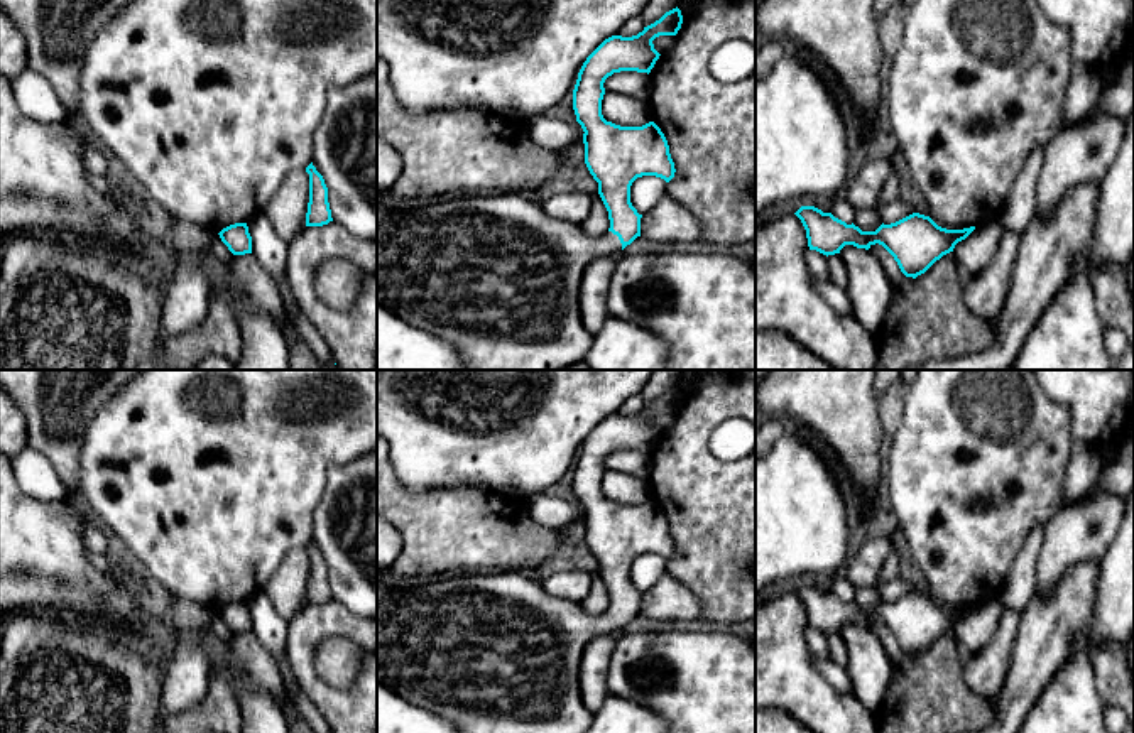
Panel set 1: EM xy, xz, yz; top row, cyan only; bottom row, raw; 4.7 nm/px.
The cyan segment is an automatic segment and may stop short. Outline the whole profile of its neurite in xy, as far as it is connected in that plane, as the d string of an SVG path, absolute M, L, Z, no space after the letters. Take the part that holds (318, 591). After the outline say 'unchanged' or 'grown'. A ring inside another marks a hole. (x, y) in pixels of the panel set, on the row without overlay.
M313 540L306 546L309 552L309 581L306 591L306 605L323 605L333 600L328 581L328 566L323 554L316 549Z | unchanged

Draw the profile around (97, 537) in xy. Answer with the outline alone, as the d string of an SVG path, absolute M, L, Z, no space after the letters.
M88 520L83 525L83 539L86 549L98 554L108 554L112 534L96 520Z

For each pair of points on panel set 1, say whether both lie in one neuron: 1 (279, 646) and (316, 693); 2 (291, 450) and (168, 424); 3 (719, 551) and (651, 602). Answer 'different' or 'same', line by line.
1: different
2: same
3: different

